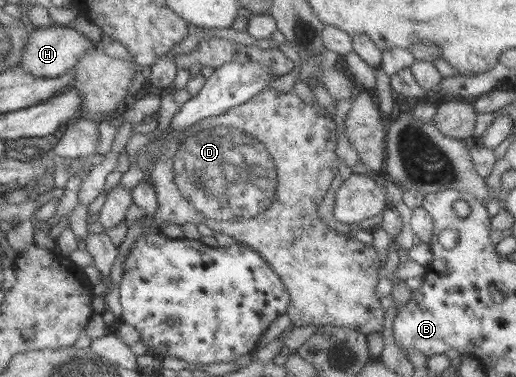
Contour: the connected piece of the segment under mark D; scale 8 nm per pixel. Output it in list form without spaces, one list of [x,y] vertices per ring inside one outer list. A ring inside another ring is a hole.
[[[267,86],[250,100],[225,110],[218,116],[199,120],[184,132],[162,132],[156,140],[144,145],[151,158],[147,181],[156,191],[155,211],[143,220],[127,226],[124,240],[116,248],[116,258],[110,266],[111,288],[119,288],[124,255],[147,226],[205,223],[212,231],[230,236],[234,241],[255,250],[286,287],[289,301],[285,313],[293,326],[329,324],[350,327],[367,335],[381,332],[386,311],[380,305],[375,286],[381,263],[376,250],[343,233],[333,231],[320,220],[317,206],[332,179],[339,175],[334,152],[336,124],[316,103],[305,104],[292,90],[287,93]]]

